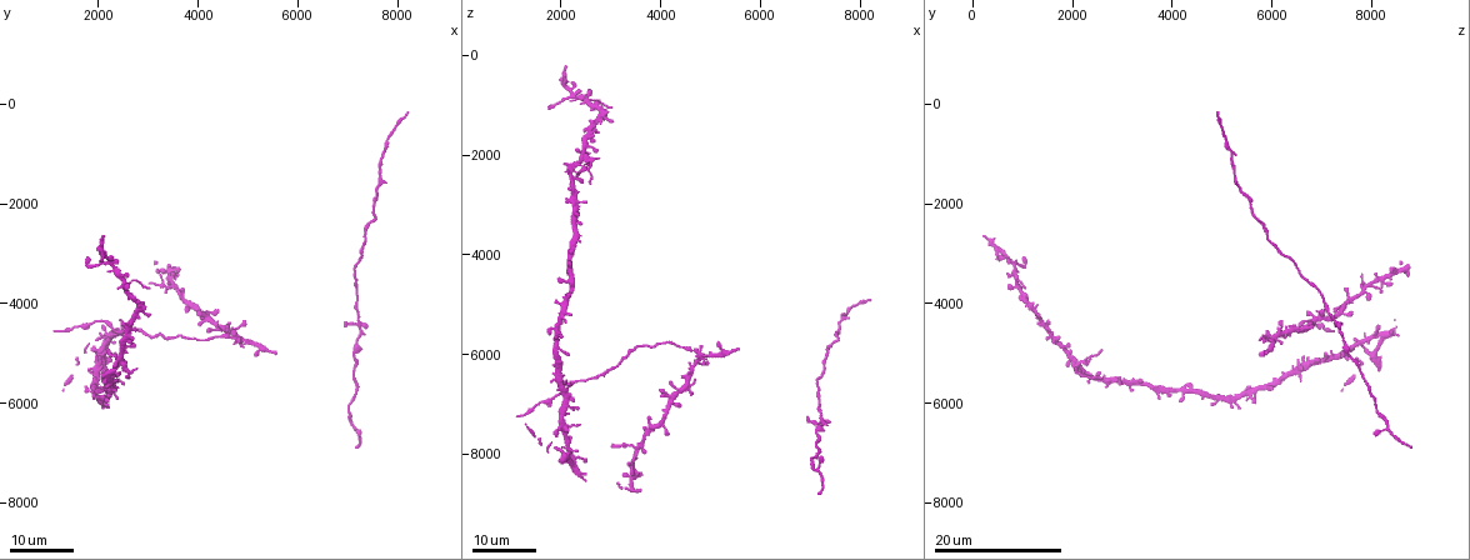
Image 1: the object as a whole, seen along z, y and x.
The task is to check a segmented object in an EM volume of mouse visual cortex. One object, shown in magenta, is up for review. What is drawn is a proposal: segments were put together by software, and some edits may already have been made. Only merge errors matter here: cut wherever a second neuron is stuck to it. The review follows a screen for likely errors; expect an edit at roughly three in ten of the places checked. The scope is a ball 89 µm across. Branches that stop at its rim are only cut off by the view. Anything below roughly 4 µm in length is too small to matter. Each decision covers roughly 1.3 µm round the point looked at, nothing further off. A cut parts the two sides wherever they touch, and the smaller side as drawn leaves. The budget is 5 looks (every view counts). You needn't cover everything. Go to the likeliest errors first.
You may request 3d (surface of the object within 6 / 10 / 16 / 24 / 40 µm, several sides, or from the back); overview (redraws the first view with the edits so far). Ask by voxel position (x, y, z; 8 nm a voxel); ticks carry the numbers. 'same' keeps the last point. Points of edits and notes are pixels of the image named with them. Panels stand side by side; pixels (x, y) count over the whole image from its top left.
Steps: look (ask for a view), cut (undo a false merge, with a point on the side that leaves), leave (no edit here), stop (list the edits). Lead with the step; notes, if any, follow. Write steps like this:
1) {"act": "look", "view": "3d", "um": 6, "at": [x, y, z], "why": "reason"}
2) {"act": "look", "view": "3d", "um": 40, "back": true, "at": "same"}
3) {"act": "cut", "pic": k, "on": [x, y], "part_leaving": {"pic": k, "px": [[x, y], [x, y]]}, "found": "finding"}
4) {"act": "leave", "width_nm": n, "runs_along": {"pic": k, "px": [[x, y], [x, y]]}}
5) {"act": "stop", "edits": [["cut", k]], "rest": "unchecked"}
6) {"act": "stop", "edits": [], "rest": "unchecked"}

{"act": "look", "view": "3d", "um": 16, "at": [7250, 4350, 7250], "why": "four-way junction"}

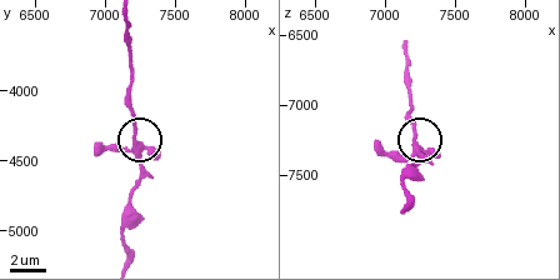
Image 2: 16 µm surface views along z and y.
{"act": "look", "view": "3d", "um": 6, "at": [7220, 4380, 7300], "why": "zoom in"}

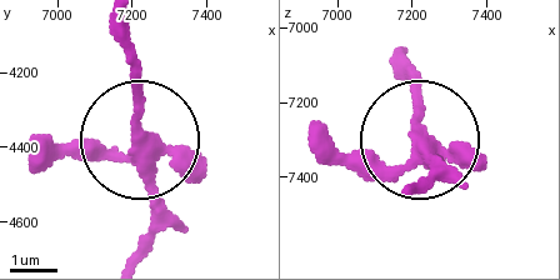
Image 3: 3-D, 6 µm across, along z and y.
{"act": "leave", "side_arm_um": 26, "found": "all the same neuron"}

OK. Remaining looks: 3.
{"act": "look", "view": "3d", "um": 16, "at": [2500, 5250, 2050], "why": "four arms meet"}

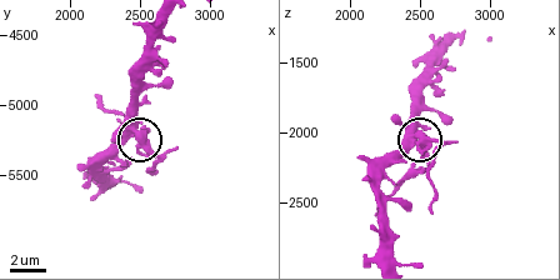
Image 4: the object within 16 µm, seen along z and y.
{"act": "look", "view": "3d", "um": 10, "at": [2520, 5180, 2020], "why": "closer look"}

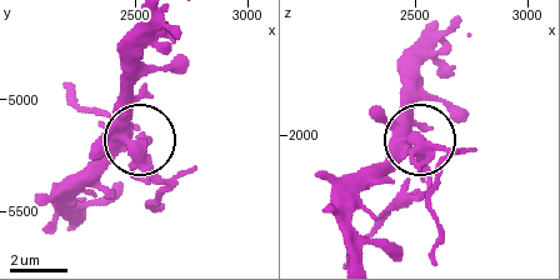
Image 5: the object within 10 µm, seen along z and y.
{"act": "cut", "pic": 5, "on": [426, 181], "side_arm_um": 5, "arms": 4, "found": "two neurons meet here"}

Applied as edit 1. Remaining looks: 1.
{"act": "stop", "edits": [["cut", 5]], "rest": "unchecked"}

